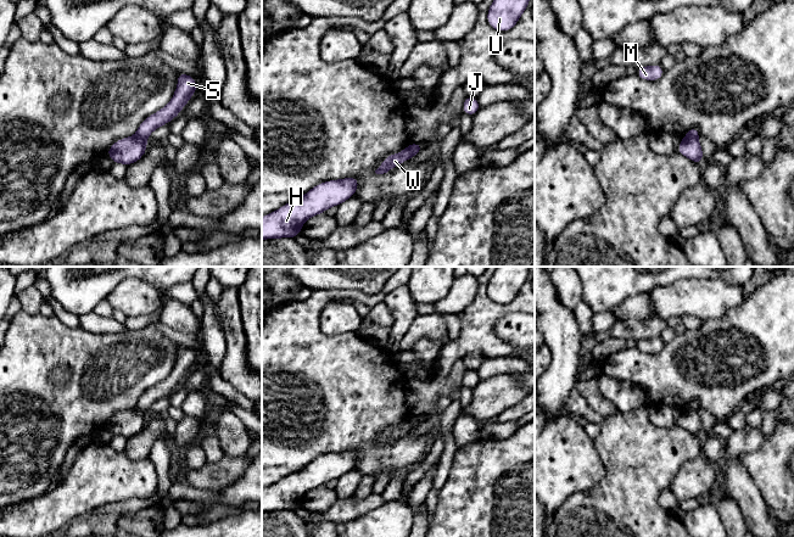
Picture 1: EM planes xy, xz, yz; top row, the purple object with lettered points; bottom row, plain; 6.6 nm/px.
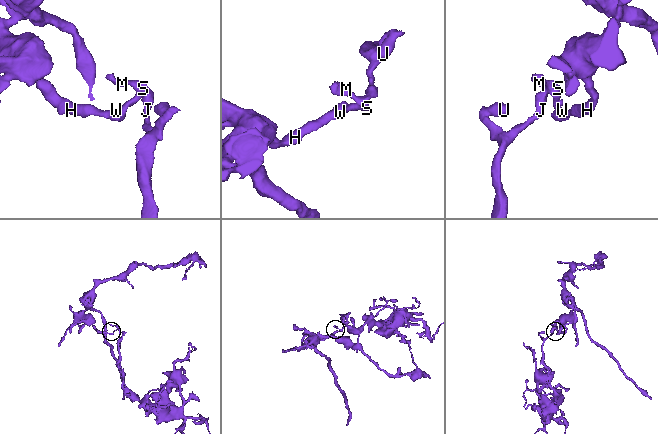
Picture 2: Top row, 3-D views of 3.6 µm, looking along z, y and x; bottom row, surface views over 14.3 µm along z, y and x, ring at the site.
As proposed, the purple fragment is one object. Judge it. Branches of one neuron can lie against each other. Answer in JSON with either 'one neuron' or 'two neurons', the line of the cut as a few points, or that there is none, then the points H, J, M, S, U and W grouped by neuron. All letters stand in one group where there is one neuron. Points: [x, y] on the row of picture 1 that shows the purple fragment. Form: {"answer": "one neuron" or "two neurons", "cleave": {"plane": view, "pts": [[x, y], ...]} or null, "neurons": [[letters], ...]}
{"answer": "two neurons", "cleave": {"plane": "xz", "pts": [[415, 144], [411, 156]]}, "neurons": [["H", "W"], ["J", "M", "S", "U"]]}

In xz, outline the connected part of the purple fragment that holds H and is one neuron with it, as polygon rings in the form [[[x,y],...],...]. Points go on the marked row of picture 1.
[[[343,178],[320,183],[306,195],[286,203],[262,218],[262,240],[293,239],[301,234],[303,223],[329,207],[339,206],[351,198],[359,184],[358,178]]]

